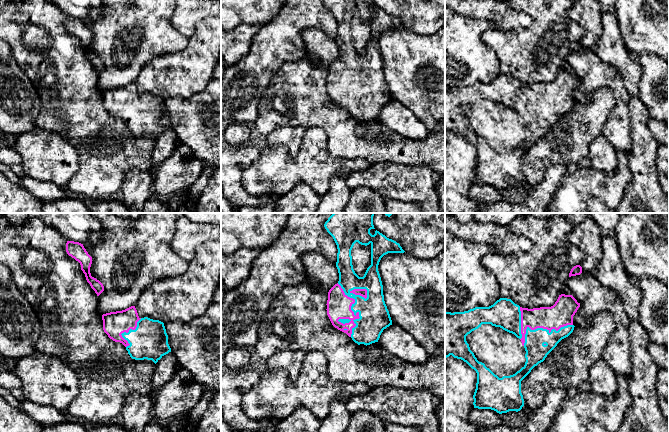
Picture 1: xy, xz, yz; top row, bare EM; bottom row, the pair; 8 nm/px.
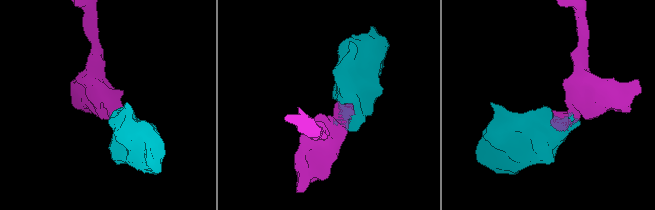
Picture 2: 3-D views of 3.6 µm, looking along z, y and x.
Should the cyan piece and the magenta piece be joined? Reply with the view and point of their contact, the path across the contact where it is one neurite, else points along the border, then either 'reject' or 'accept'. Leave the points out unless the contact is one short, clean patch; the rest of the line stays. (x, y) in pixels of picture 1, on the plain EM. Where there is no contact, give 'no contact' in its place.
contact xz (353, 87); accept

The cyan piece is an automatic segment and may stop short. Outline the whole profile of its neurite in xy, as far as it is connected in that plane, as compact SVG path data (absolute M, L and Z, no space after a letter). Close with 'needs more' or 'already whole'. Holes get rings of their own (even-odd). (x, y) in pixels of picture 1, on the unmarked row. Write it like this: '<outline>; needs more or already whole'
M135 82L102 91L103 106L110 115L122 119L135 136L152 136L155 140L171 128L164 99L140 94Z; needs more

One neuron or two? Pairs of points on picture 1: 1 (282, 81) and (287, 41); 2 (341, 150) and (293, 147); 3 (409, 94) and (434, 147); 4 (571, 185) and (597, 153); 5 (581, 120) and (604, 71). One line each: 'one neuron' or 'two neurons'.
1: two neurons
2: two neurons
3: two neurons
4: two neurons
5: two neurons

